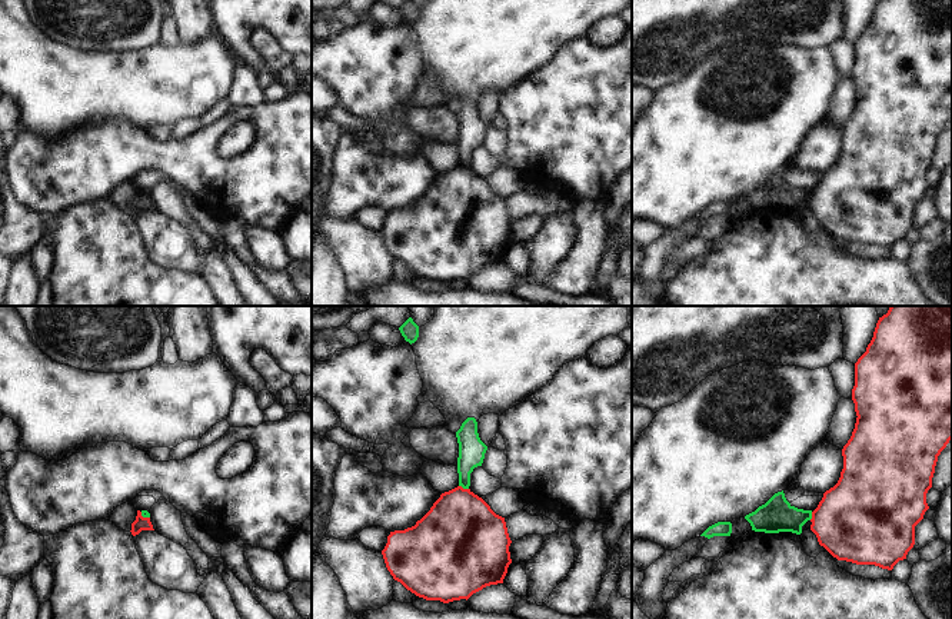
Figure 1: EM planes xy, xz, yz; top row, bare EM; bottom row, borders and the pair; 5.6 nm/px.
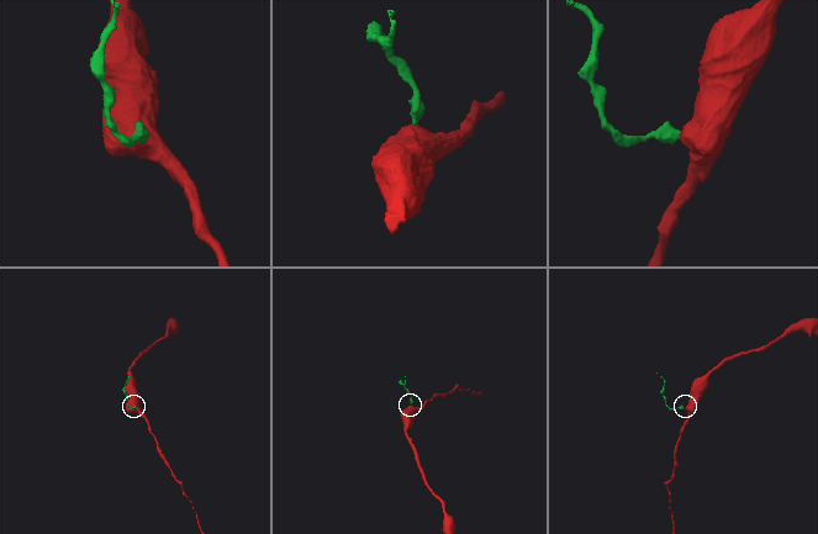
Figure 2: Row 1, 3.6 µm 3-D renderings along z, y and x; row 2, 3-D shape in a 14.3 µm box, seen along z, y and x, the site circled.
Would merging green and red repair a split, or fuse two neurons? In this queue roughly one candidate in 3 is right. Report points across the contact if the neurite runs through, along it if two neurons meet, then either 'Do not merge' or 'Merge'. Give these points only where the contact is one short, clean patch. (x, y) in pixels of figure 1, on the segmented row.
Do not merge

